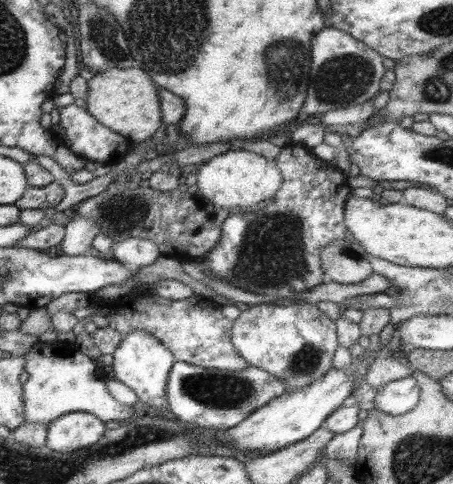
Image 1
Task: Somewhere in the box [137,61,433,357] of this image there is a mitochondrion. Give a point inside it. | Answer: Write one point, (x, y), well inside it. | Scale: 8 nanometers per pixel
(272, 258)

